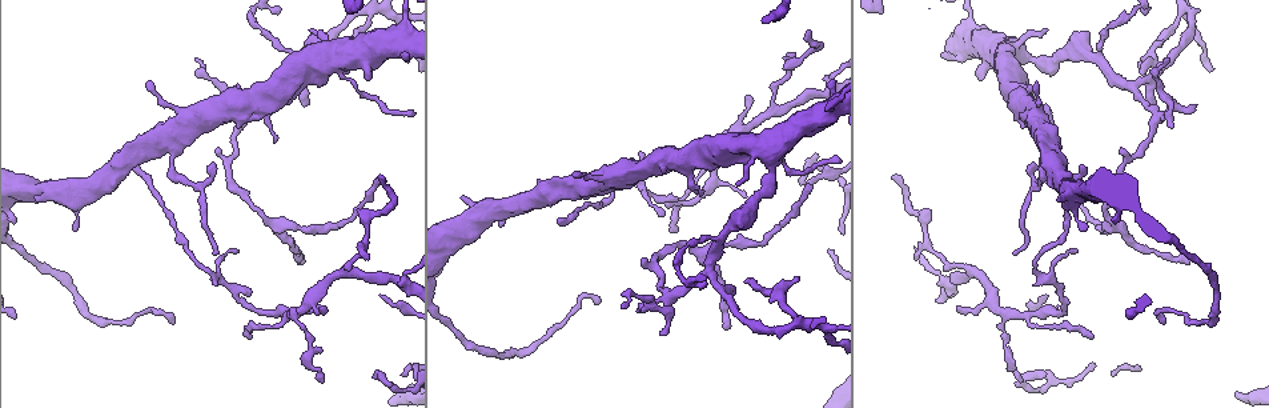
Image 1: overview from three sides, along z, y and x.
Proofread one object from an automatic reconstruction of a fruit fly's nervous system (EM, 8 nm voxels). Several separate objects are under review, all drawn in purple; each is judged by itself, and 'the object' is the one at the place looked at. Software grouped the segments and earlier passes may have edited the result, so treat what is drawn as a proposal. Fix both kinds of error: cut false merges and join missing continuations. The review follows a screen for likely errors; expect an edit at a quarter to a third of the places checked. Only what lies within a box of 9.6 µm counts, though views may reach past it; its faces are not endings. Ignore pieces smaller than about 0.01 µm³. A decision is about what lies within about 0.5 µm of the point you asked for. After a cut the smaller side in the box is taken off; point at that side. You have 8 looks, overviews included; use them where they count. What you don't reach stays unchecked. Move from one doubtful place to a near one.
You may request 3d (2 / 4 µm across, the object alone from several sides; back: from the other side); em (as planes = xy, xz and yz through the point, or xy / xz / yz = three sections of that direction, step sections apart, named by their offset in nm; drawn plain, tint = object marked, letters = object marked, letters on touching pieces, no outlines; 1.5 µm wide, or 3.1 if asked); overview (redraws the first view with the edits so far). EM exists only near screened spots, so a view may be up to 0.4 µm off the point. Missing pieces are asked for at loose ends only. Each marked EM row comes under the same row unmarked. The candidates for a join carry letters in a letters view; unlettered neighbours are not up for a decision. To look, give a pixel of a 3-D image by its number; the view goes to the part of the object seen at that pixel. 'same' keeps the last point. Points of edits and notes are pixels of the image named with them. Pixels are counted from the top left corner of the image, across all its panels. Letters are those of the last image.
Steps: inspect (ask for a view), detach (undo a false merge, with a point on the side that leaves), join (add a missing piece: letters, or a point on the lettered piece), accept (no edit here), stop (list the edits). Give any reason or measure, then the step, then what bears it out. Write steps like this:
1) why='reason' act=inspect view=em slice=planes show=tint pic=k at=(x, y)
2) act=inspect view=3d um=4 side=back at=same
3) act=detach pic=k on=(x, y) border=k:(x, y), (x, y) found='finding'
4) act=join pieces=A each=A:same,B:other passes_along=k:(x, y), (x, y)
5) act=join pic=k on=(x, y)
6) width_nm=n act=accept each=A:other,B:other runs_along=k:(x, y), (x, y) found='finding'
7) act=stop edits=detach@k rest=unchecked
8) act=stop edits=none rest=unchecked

why='branch stops here' act=inspect view=em slice=planes show=tint pic=1 at=(577, 174)

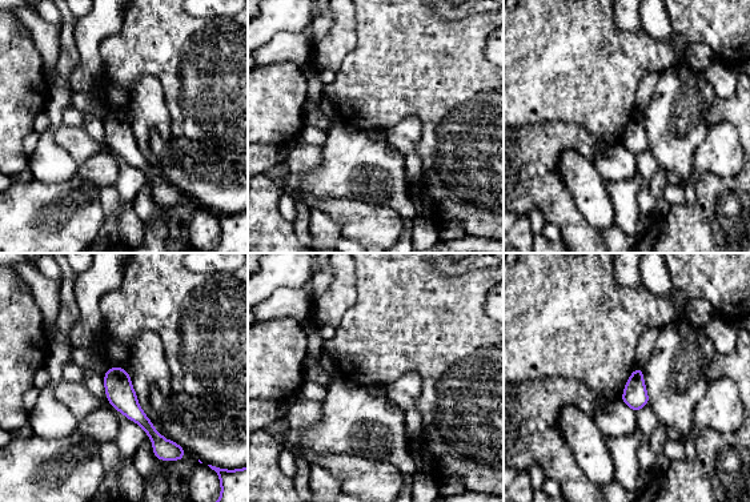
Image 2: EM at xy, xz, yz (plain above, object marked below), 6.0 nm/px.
why='see the neighbours' act=inspect view=em slice=planes show=letters at=same

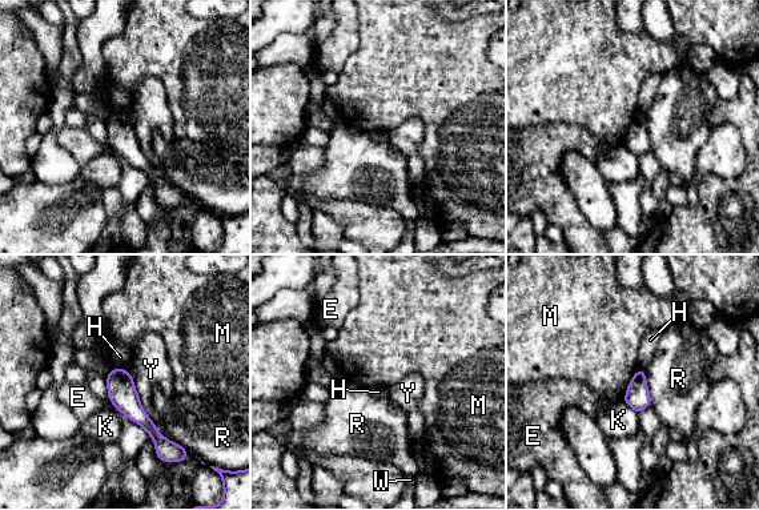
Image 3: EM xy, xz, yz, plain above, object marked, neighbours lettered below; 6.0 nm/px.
act=accept each=E:other,H:other,K:other,M:other,R:other,W:other,Y:other found='none of them fits'

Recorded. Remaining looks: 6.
why='sudden change in width' act=inspect view=3d um=4 pic=1 at=(686, 157)

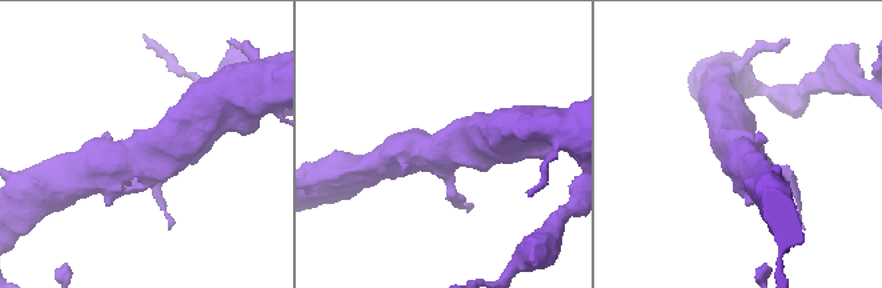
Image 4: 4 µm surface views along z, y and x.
why='shape alone is not enough' act=inspect view=em slice=planes show=letters pic=4 at=(443, 149)

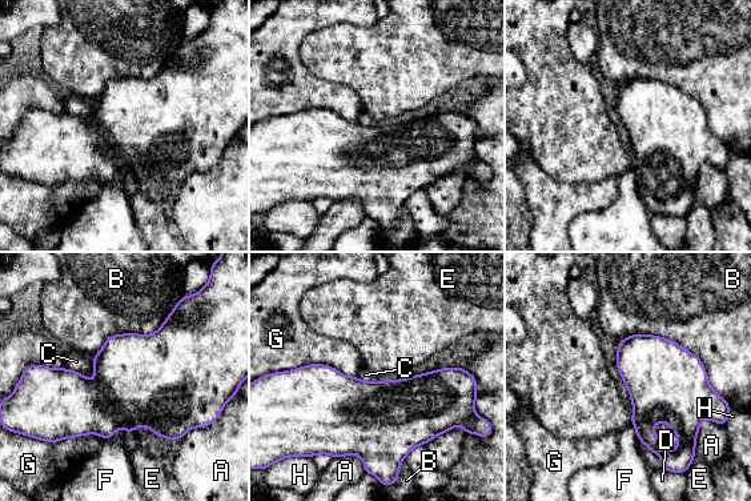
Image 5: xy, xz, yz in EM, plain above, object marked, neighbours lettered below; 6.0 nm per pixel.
act=accept each=A:other,B:other,C:other,D:other,E:other,F:other,G:other,H:other border=5:(619, 340), (677, 341), (730, 405) found='one neuron here'

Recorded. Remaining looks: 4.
why='branch stops here' act=inspect view=3d um=4 pic=1 at=(214, 254)

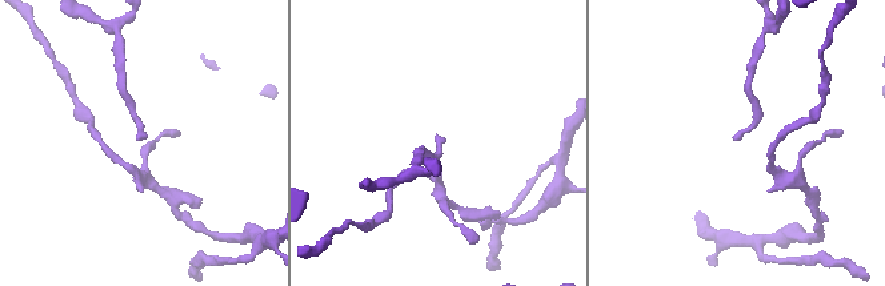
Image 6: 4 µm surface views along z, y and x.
act=inspect view=em slice=planes show=letters pic=6 at=(733, 140)

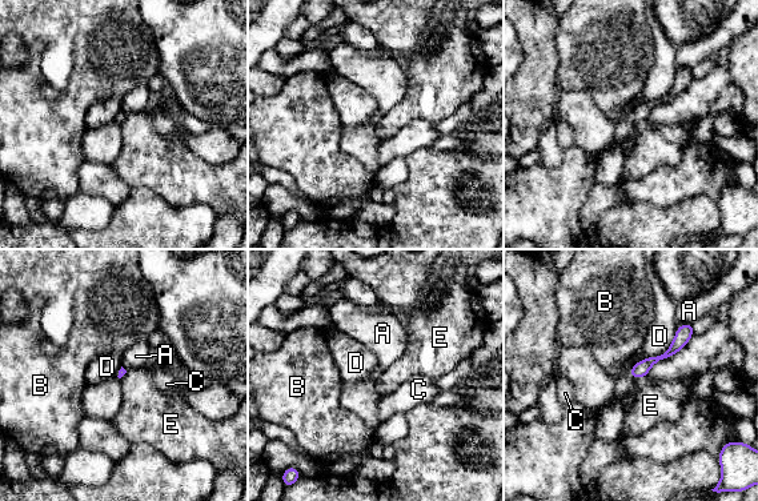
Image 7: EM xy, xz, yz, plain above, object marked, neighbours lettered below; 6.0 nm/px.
act=accept each=A:other,B:other,C:other,D:other,E:other border=7:(630, 375), (644, 377) found='no lettered piece goes on from it'

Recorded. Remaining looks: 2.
act=stop edits=none rest=unchecked

